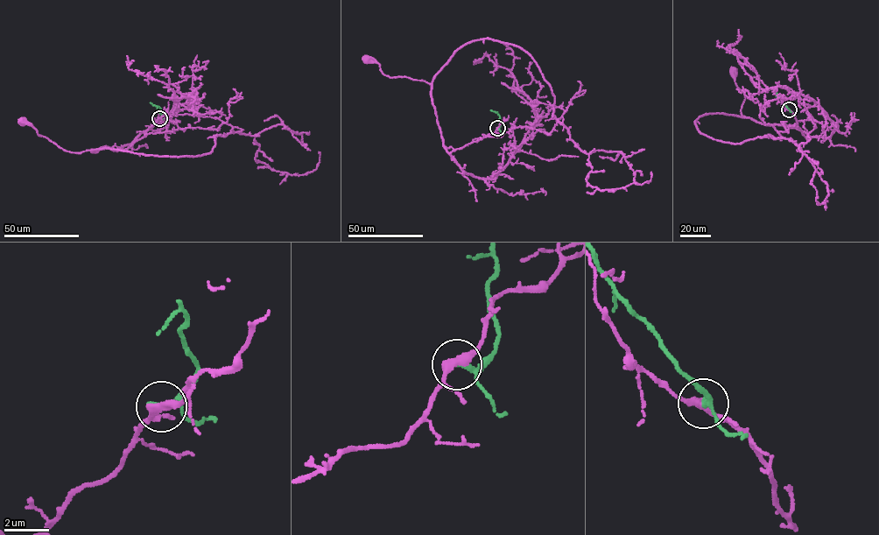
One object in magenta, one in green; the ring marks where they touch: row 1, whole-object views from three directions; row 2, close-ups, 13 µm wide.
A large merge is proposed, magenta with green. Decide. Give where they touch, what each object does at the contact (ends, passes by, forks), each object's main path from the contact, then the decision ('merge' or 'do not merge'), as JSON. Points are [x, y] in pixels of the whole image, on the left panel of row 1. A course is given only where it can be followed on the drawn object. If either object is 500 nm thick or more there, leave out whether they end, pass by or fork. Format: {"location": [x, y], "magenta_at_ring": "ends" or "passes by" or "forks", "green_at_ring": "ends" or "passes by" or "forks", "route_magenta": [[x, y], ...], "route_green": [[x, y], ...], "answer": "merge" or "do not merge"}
{"location": [159, 118], "magenta_at_ring": "passes by", "green_at_ring": "passes by", "route_magenta": [[159, 118], [127, 148], [116, 151], [107, 147], [95, 152], [92, 150], [66, 151], [23, 121]], "route_green": [[159, 118], [162, 116], [160, 109], [150, 102]], "answer": "merge"}

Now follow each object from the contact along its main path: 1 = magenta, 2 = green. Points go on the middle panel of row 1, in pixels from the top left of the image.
1: (497, 128), (449, 153), (439, 125), (432, 86), (406, 77), (389, 77), (378, 63), (367, 59)
2: (497, 128), (500, 126), (500, 117), (490, 110)

